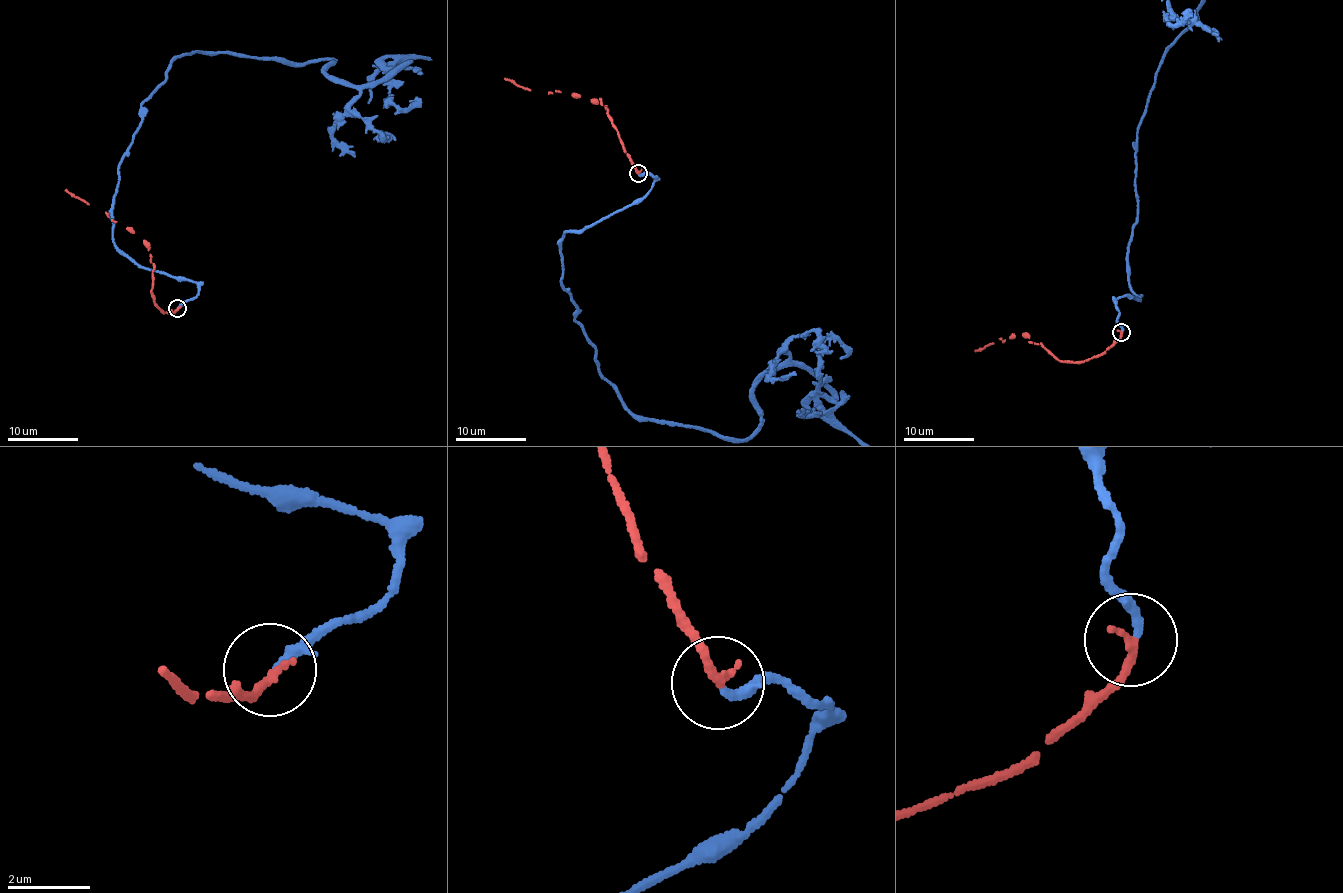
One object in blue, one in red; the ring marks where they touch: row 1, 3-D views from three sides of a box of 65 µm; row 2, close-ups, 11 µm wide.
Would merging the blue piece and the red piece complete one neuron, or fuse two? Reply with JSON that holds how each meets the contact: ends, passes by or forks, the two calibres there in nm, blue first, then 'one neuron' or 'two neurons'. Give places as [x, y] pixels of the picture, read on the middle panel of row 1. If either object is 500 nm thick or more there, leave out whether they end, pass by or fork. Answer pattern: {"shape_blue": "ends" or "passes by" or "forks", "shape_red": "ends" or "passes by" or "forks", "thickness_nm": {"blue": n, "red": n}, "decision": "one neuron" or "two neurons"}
{"shape_blue": "ends", "shape_red": "ends", "thickness_nm": {"blue": 240, "red": 220}, "decision": "one neuron"}

